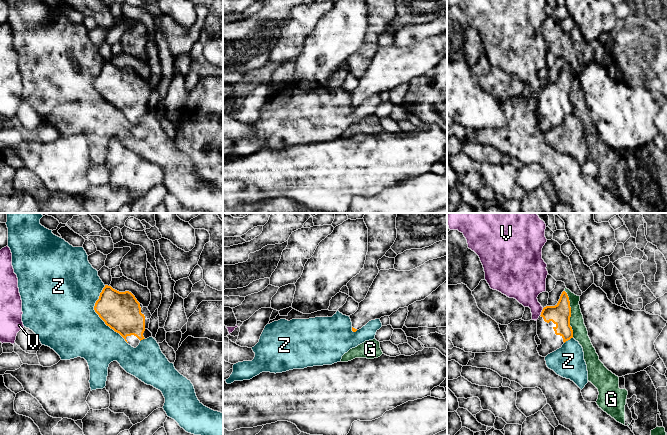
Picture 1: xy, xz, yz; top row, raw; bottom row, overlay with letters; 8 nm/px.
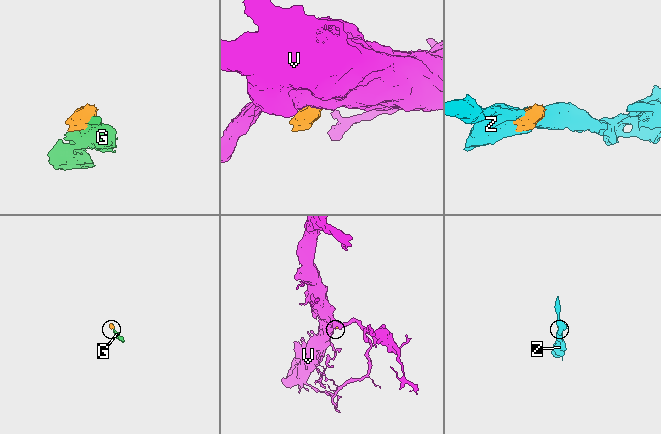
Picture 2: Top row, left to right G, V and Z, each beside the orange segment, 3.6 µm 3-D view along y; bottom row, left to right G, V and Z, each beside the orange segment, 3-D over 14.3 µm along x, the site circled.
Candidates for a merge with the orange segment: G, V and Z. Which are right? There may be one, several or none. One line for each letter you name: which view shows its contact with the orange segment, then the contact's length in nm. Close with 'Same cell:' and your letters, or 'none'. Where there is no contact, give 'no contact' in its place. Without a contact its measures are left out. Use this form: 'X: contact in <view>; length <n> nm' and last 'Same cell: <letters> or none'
Same cell: none

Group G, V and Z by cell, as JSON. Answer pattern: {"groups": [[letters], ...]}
{"groups": [["G"], ["V"], ["Z"]]}

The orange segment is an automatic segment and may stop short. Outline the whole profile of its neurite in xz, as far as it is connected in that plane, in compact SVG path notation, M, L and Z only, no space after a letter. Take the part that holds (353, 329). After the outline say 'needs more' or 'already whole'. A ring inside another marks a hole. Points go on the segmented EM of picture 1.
M447 255L410 271L380 270L358 310L350 315L352 331L399 308L424 300L447 281Z; needs more

